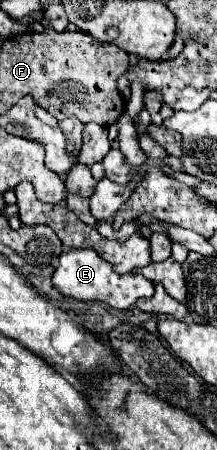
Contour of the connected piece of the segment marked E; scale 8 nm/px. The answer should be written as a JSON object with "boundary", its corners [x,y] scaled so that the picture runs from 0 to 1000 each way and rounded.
{"boundary":[[[332,553],[313,562],[295,558],[276,571],[276,589],[249,602],[240,629],[304,660],[369,664],[369,669],[479,669],[535,687],[590,687],[636,664],[654,660],[691,664],[710,656],[710,629],[682,624],[664,611],[618,611],[618,607],[544,611],[525,607],[516,589],[470,580],[452,562],[433,562],[424,553]]]}

